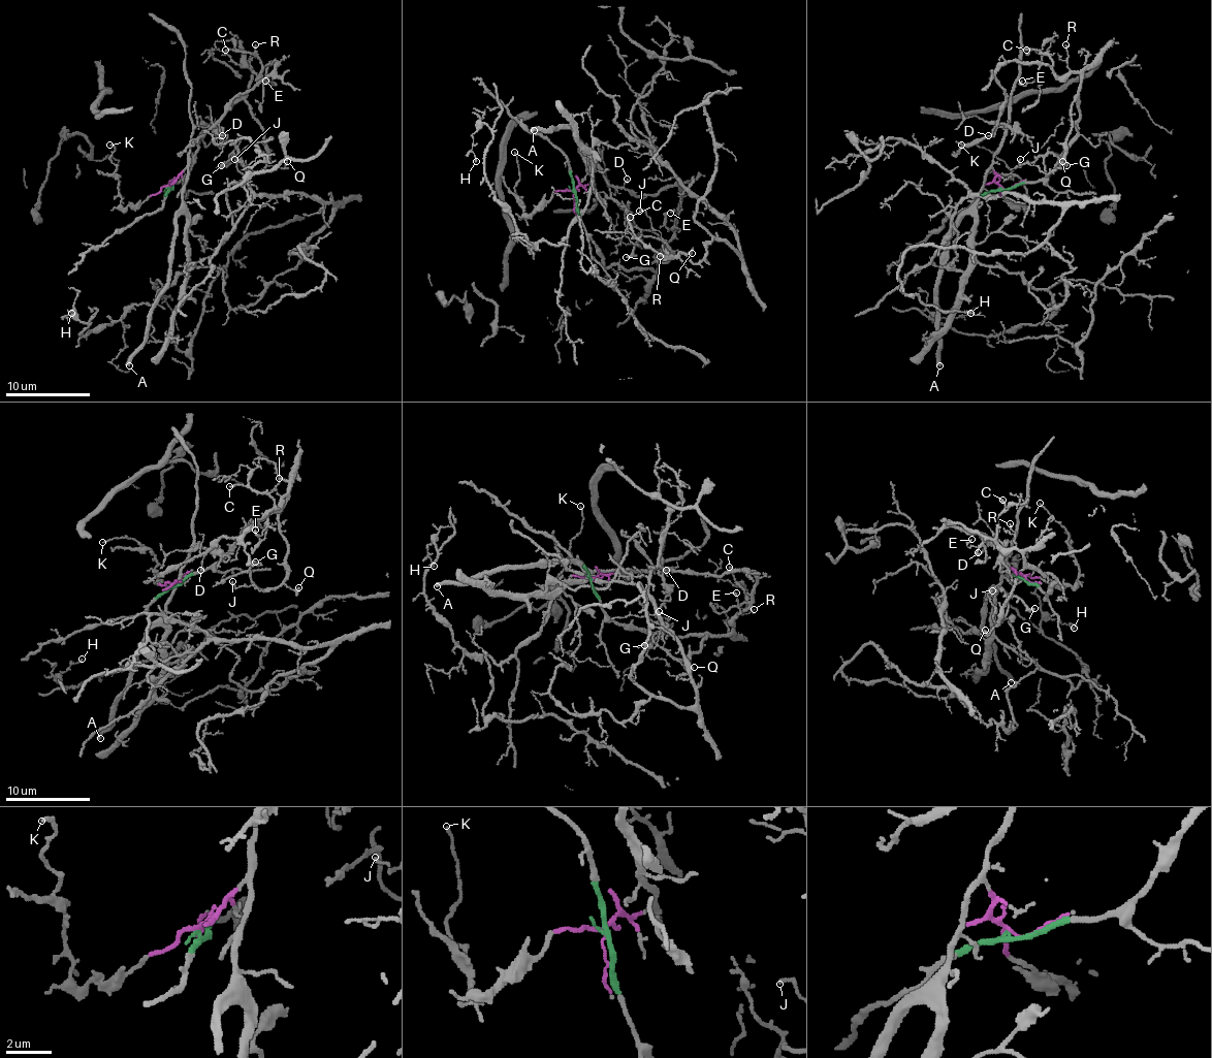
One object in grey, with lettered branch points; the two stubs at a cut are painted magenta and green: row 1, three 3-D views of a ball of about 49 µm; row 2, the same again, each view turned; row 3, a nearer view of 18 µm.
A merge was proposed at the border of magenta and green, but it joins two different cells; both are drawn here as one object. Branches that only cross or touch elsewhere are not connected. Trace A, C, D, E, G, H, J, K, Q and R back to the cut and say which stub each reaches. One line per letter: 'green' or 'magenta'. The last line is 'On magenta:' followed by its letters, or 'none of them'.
A: magenta
C: green
D: green
E: green
G: green
H: magenta
J: green
K: magenta
Q: green
R: green
On magenta: A, H, K

